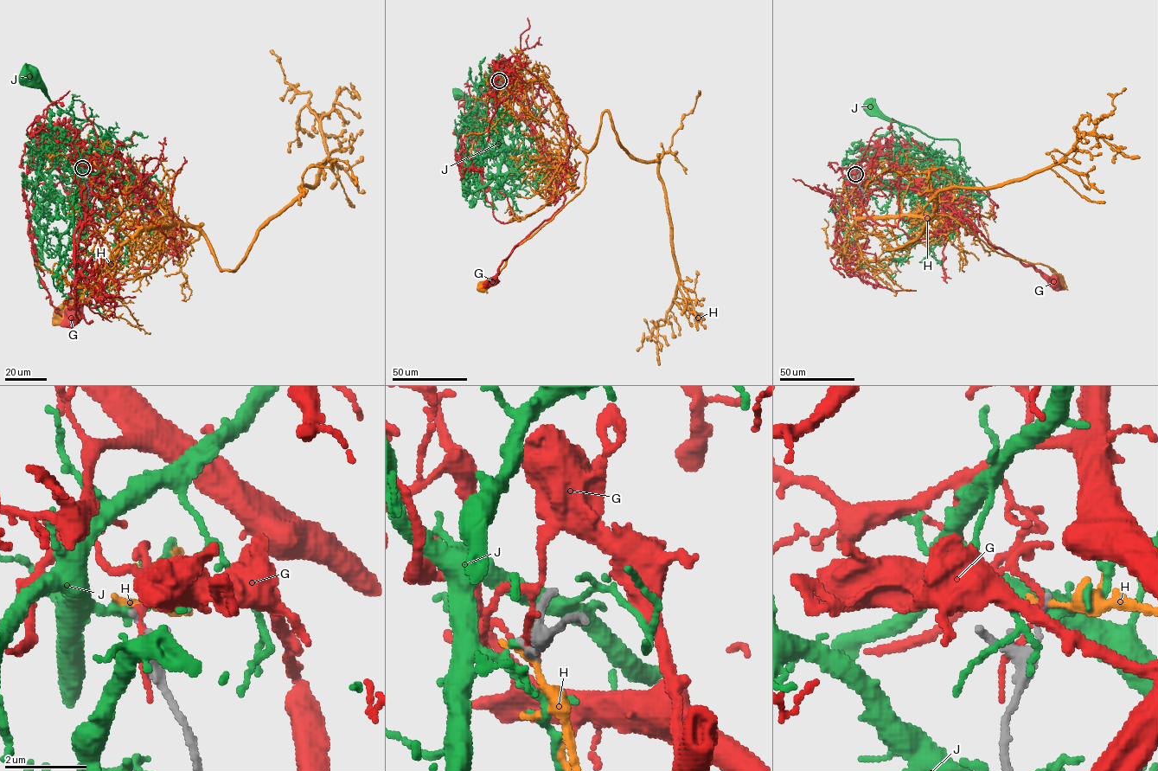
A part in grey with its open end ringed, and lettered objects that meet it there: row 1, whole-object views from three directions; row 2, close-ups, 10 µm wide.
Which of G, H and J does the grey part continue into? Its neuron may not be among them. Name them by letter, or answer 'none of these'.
none of these

